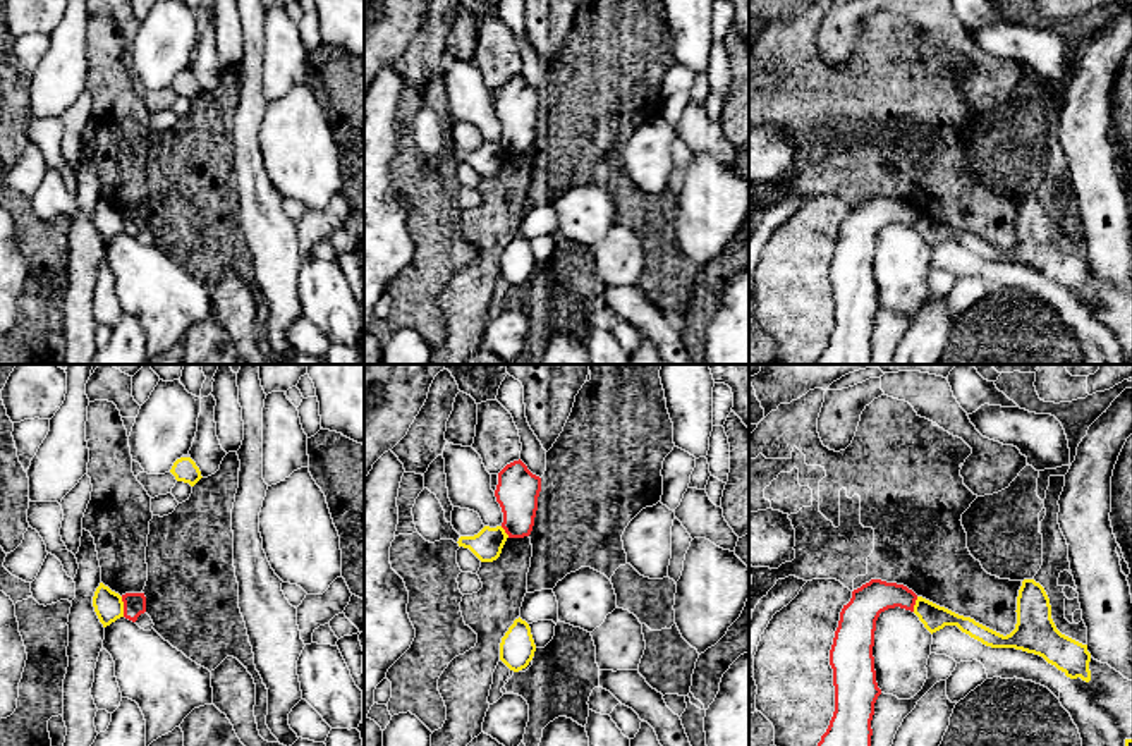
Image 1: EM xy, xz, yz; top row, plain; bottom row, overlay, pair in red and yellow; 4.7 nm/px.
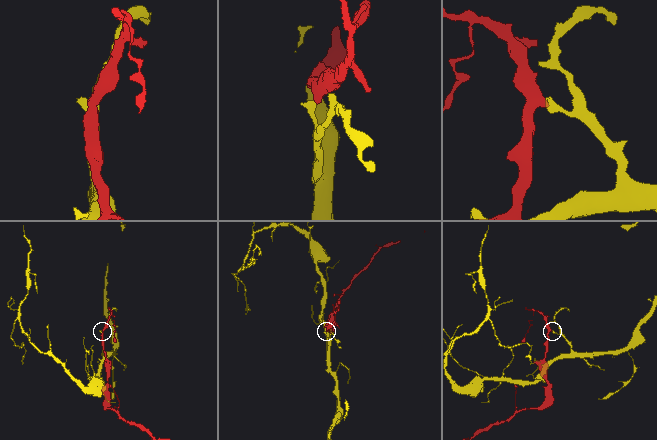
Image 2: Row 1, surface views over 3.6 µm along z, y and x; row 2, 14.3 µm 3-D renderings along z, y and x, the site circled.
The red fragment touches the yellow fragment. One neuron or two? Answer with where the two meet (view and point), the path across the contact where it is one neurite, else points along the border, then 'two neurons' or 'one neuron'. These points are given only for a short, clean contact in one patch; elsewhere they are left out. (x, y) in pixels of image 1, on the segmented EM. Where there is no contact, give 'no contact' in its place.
xy (124, 607) | along xy (121, 597), (124, 616) | two neurons

